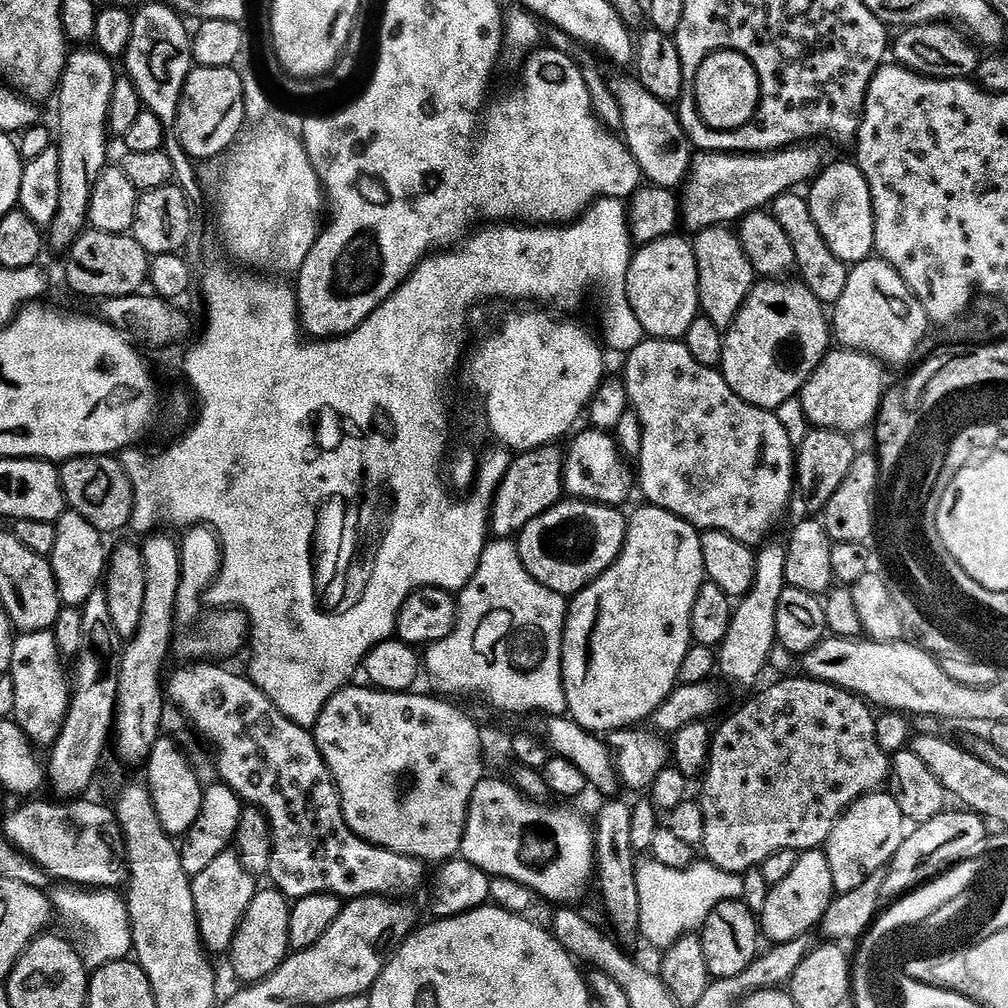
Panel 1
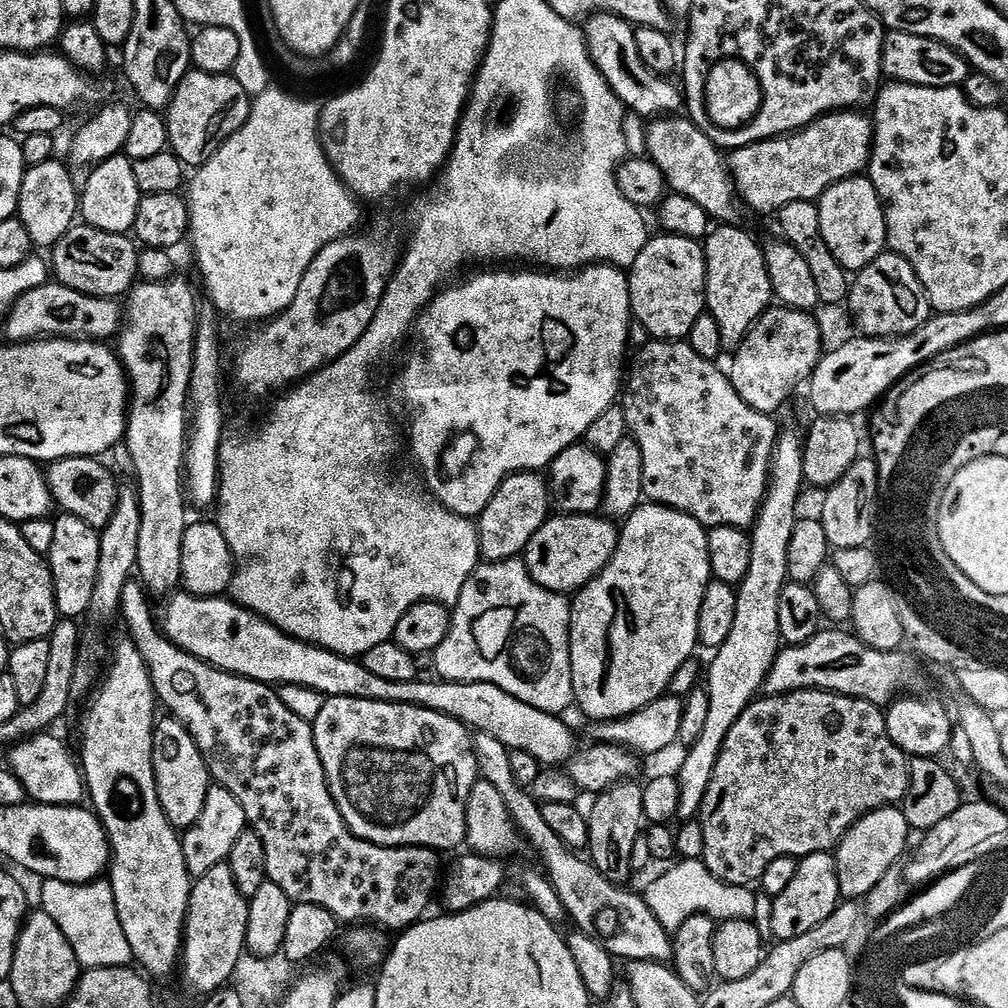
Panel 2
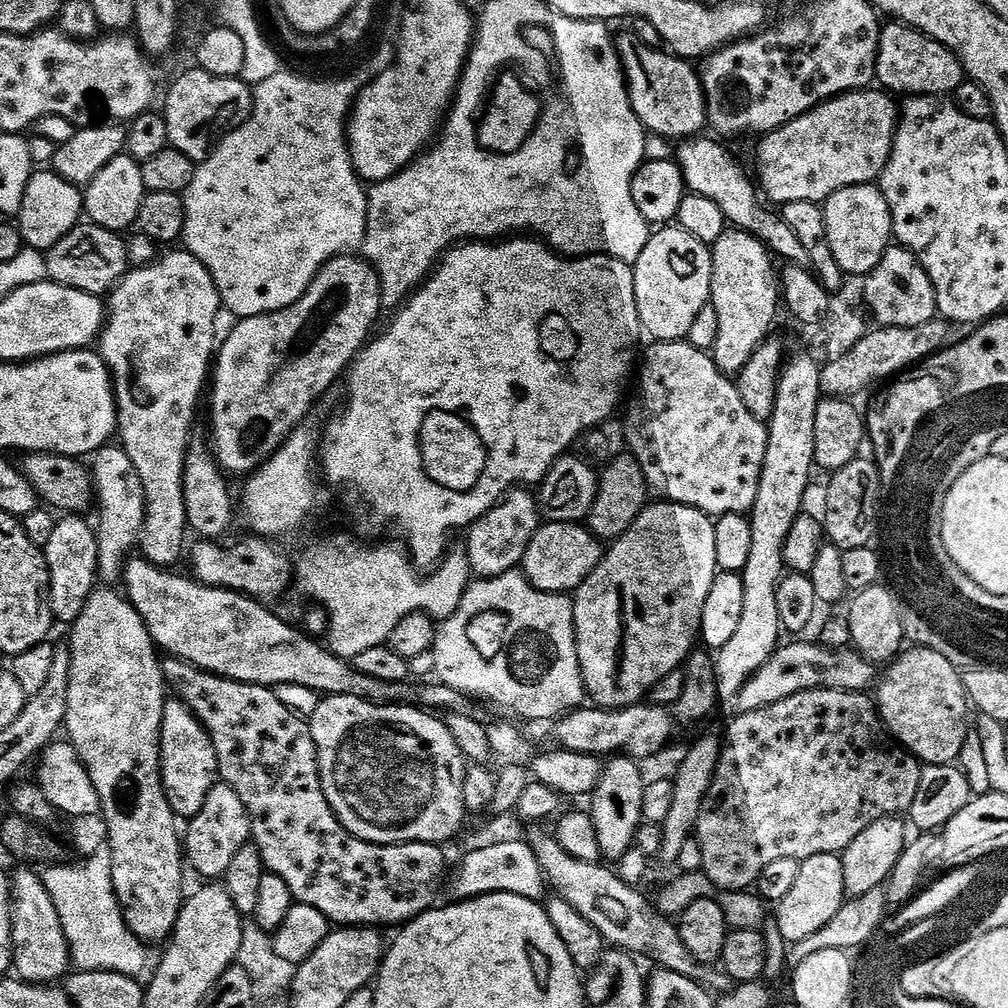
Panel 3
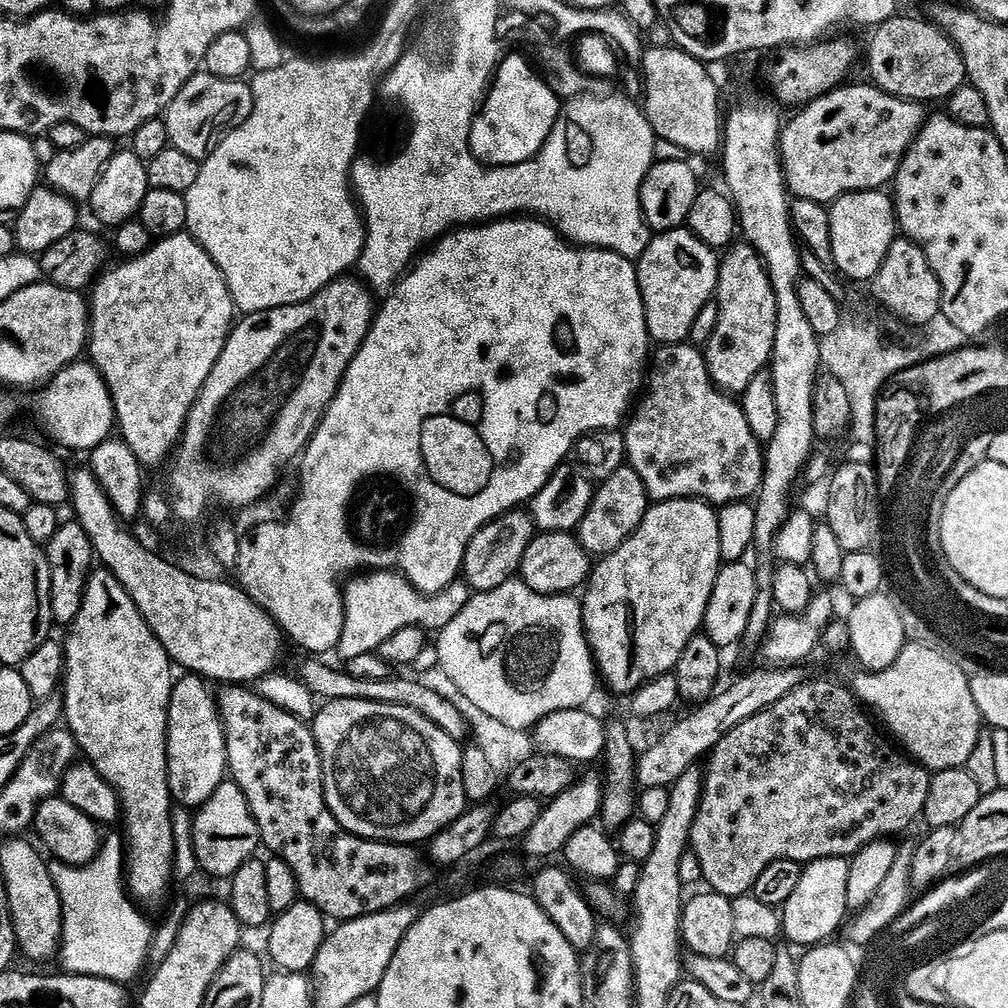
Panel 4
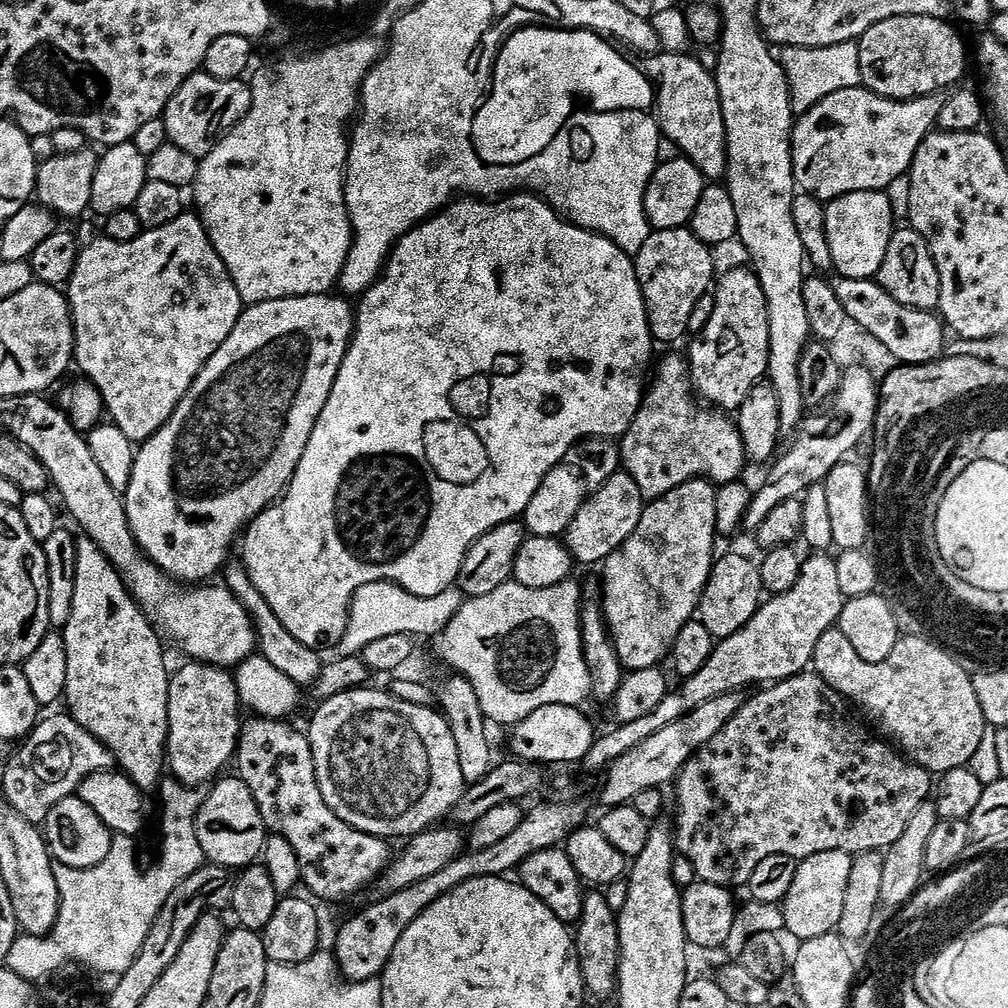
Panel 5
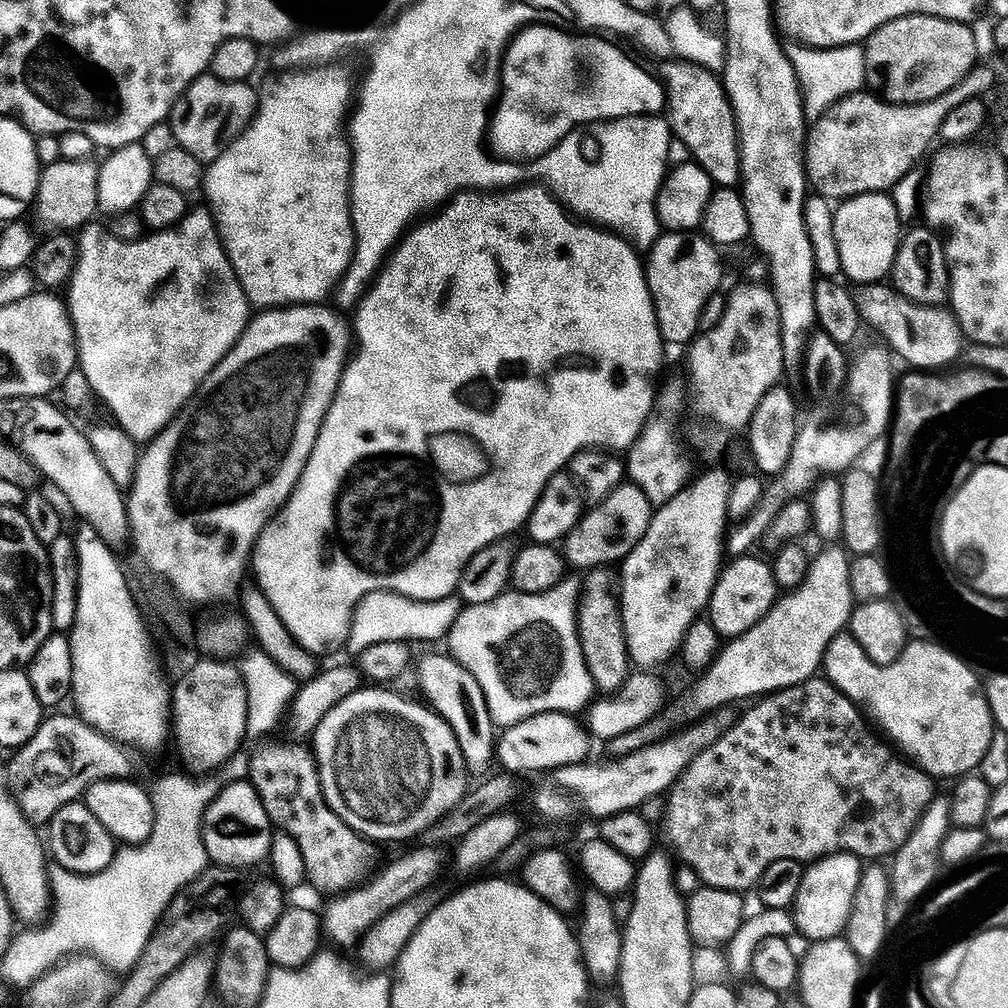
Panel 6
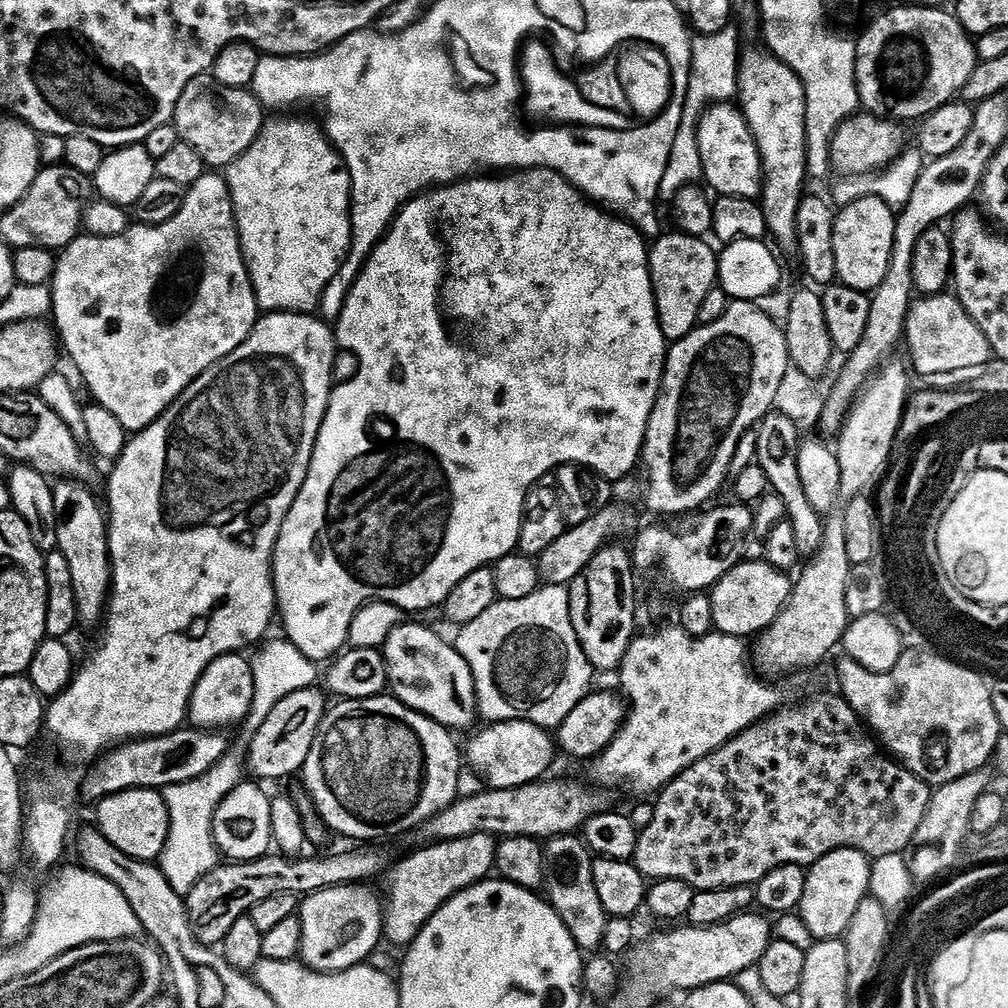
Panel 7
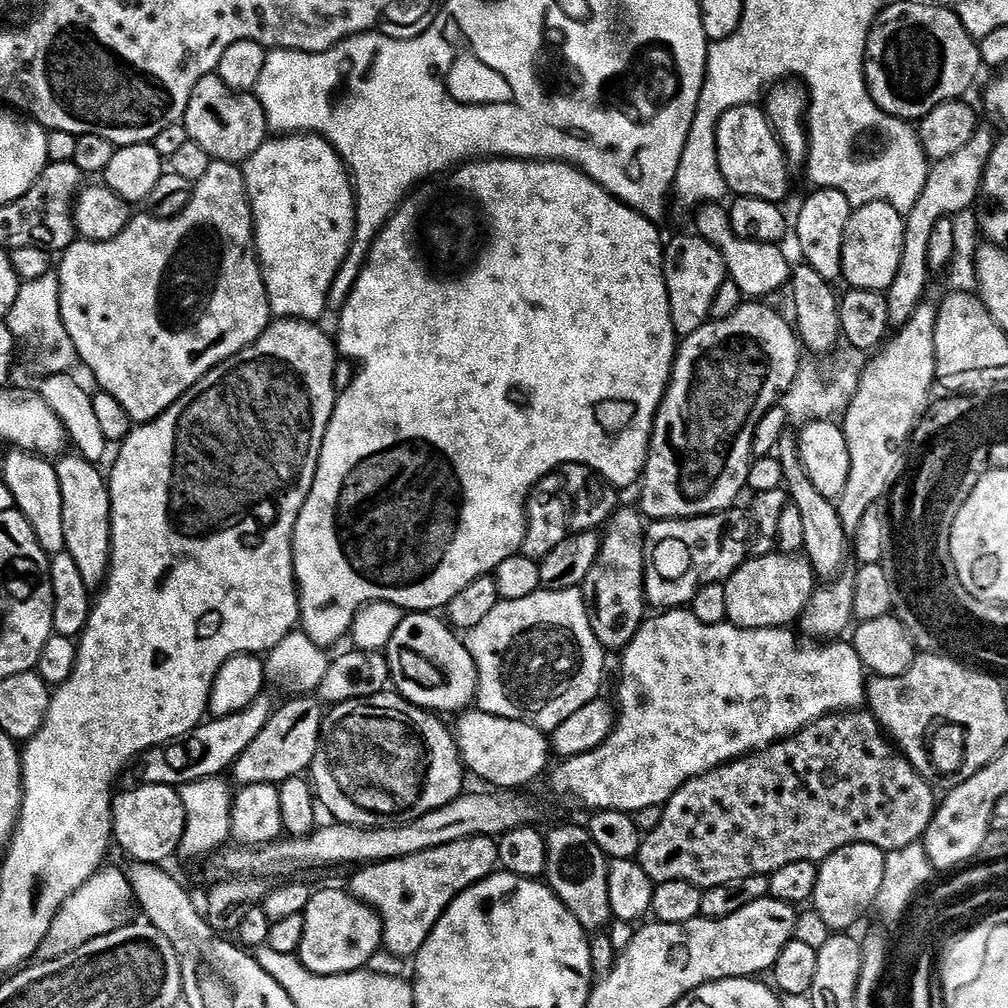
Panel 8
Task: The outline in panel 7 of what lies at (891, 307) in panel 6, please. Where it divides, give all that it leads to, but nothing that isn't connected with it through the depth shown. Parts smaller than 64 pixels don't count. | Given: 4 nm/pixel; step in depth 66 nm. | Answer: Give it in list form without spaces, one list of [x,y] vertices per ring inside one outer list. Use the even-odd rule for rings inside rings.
[[[952,294],[915,299],[909,308],[906,336],[909,336],[911,365],[919,377],[961,374],[970,366],[982,366],[994,359],[992,341]]]

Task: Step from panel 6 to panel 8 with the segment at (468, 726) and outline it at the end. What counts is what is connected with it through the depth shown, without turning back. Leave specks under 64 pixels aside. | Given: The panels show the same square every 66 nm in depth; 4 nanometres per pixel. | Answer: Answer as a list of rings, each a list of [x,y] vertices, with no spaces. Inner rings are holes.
[[[409,612],[401,619],[394,638],[390,638],[386,649],[388,674],[391,687],[400,691],[404,700],[409,700],[416,708],[429,708],[432,712],[453,712],[459,714],[473,703],[476,696],[476,664],[468,652],[467,643],[460,640],[455,631],[439,615],[430,612]]]

